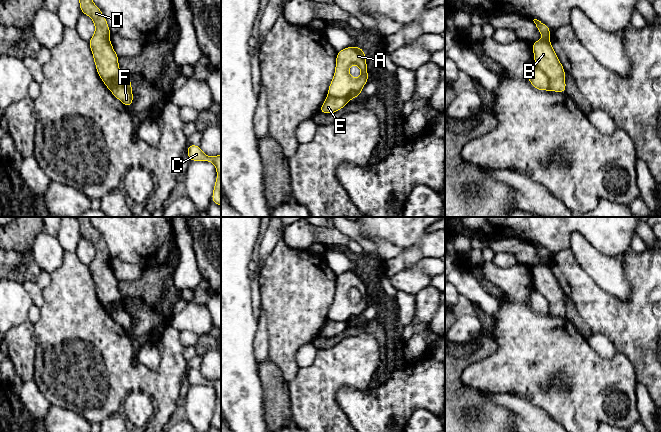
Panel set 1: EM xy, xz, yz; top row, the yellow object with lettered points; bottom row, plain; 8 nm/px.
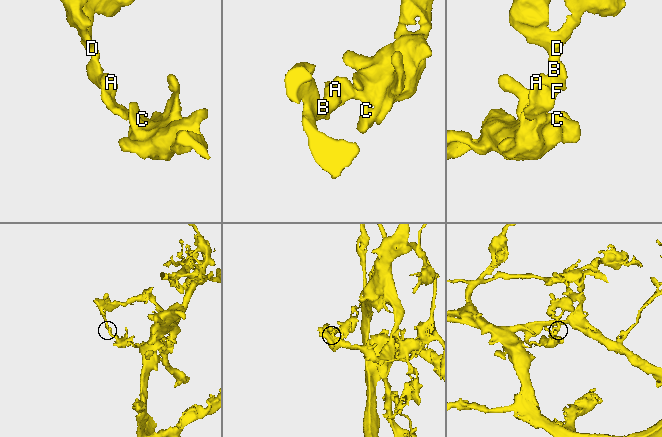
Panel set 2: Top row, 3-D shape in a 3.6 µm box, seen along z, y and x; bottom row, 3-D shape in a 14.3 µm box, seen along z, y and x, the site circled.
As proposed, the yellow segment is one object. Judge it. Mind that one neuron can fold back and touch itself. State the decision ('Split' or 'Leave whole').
Split

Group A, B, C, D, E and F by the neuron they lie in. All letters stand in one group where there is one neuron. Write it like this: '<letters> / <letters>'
A C F / B D E

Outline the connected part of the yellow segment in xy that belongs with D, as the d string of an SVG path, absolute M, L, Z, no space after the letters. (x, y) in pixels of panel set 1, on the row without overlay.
M76 217L81 237L88 239L95 248L95 258L88 265L92 274L97 298L106 311L111 312L123 301L118 283L109 264L111 256L102 235L94 228L89 217Z

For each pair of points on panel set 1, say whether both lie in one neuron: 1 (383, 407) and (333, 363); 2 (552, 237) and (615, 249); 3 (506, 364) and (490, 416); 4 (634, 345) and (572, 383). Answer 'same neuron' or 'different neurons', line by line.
1: different neurons
2: same neuron
3: different neurons
4: different neurons

